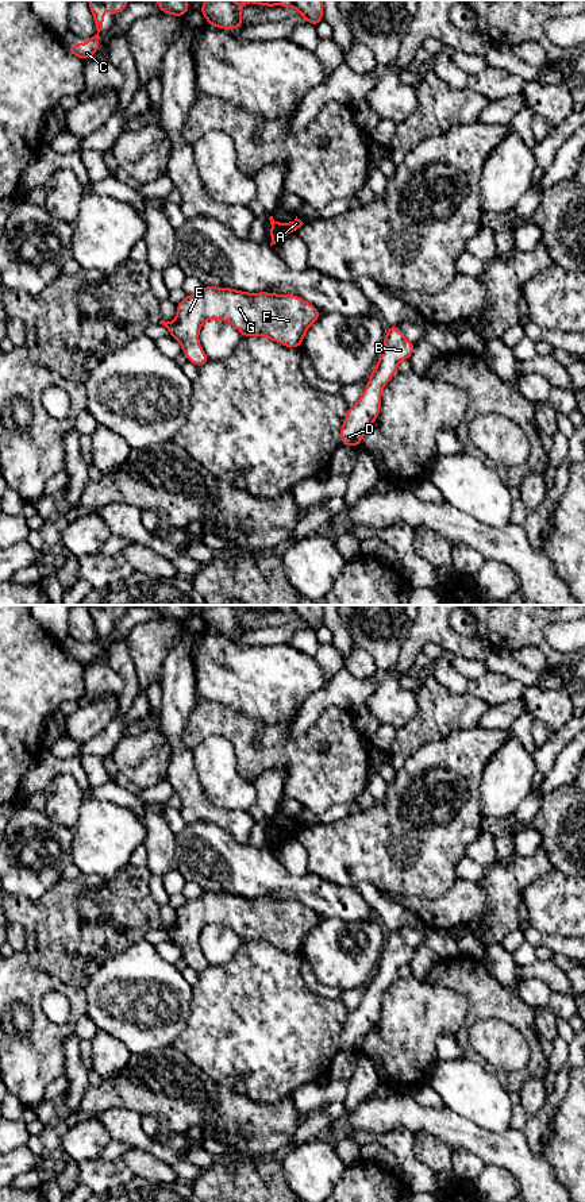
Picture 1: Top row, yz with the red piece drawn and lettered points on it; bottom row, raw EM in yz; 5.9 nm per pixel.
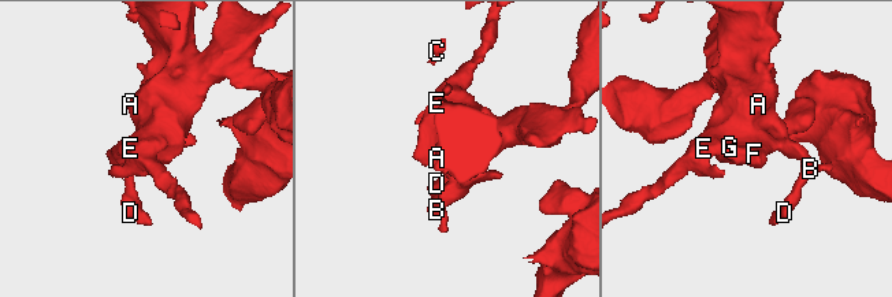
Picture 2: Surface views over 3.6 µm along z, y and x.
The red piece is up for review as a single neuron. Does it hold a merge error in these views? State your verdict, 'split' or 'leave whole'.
leave whole

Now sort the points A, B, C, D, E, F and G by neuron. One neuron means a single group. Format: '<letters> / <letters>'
A B C D E F G

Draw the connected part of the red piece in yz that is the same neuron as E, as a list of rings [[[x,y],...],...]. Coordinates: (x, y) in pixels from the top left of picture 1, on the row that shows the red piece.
[[[205,285],[197,294],[186,294],[176,308],[176,320],[173,323],[161,320],[159,324],[165,325],[170,336],[182,344],[182,354],[186,359],[199,367],[209,361],[197,339],[205,320],[222,319],[232,324],[242,336],[262,335],[285,347],[300,348],[304,334],[322,315],[312,304],[295,294],[245,293]]]

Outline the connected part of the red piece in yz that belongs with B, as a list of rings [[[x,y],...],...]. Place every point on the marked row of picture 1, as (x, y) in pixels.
[[[390,325],[385,332],[384,347],[376,369],[369,375],[361,400],[347,409],[340,429],[342,446],[359,446],[363,435],[374,423],[381,409],[381,390],[397,373],[401,359],[409,359],[415,344],[404,338],[400,327]]]

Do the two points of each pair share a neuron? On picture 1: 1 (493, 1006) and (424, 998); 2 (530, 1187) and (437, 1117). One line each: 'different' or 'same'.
1: different
2: same

